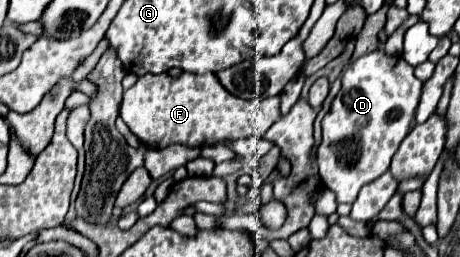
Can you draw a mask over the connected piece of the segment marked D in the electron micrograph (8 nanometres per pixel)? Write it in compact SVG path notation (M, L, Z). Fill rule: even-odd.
M382 49L360 57L342 75L342 89L322 119L322 143L318 147L322 183L336 193L338 203L354 203L364 185L388 171L398 145L414 123L420 89L422 81L414 75L414 67L400 55L388 57Z

